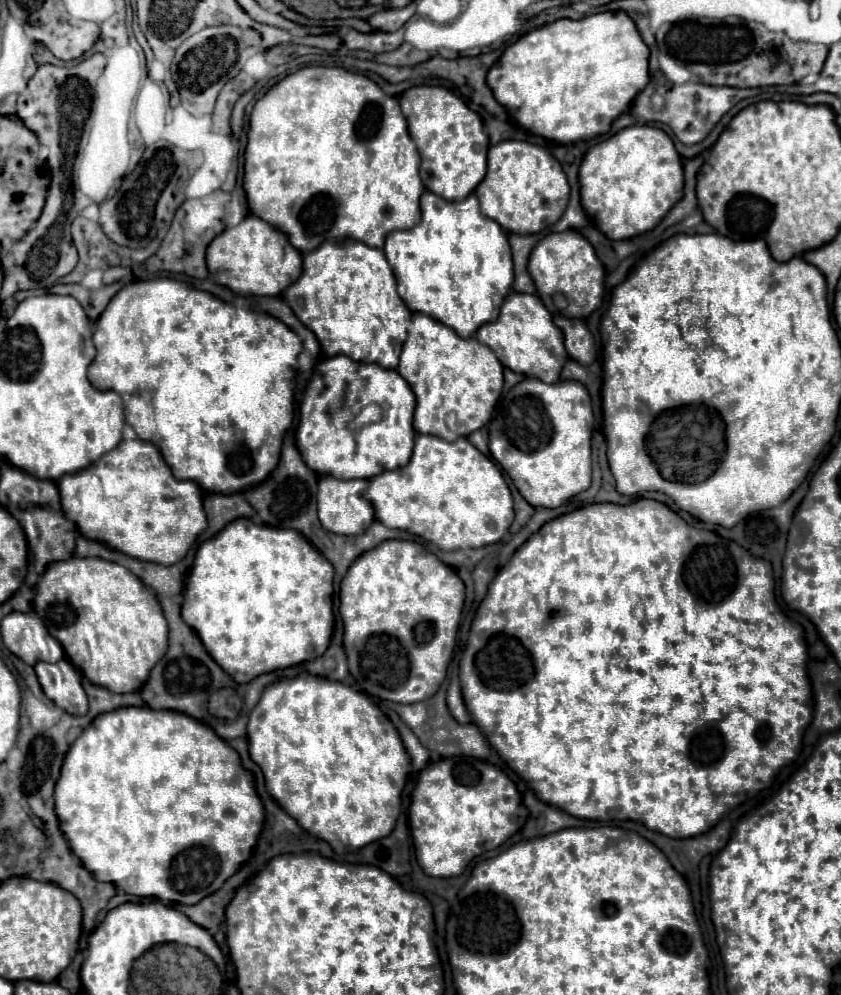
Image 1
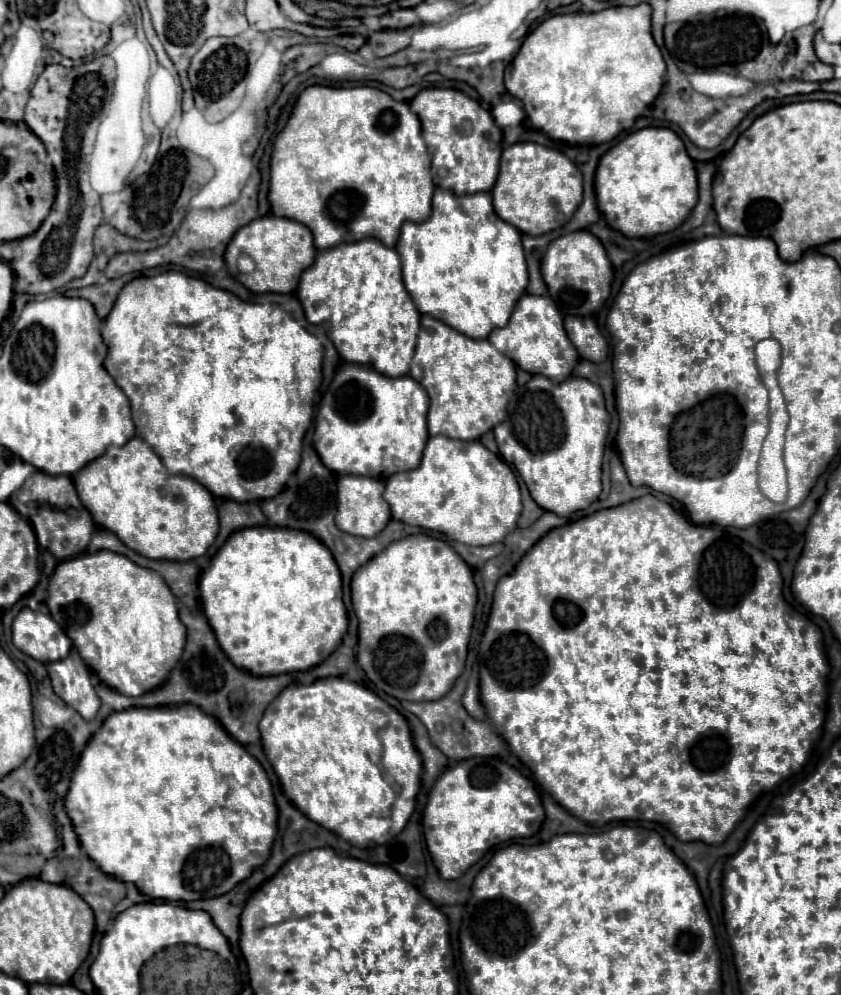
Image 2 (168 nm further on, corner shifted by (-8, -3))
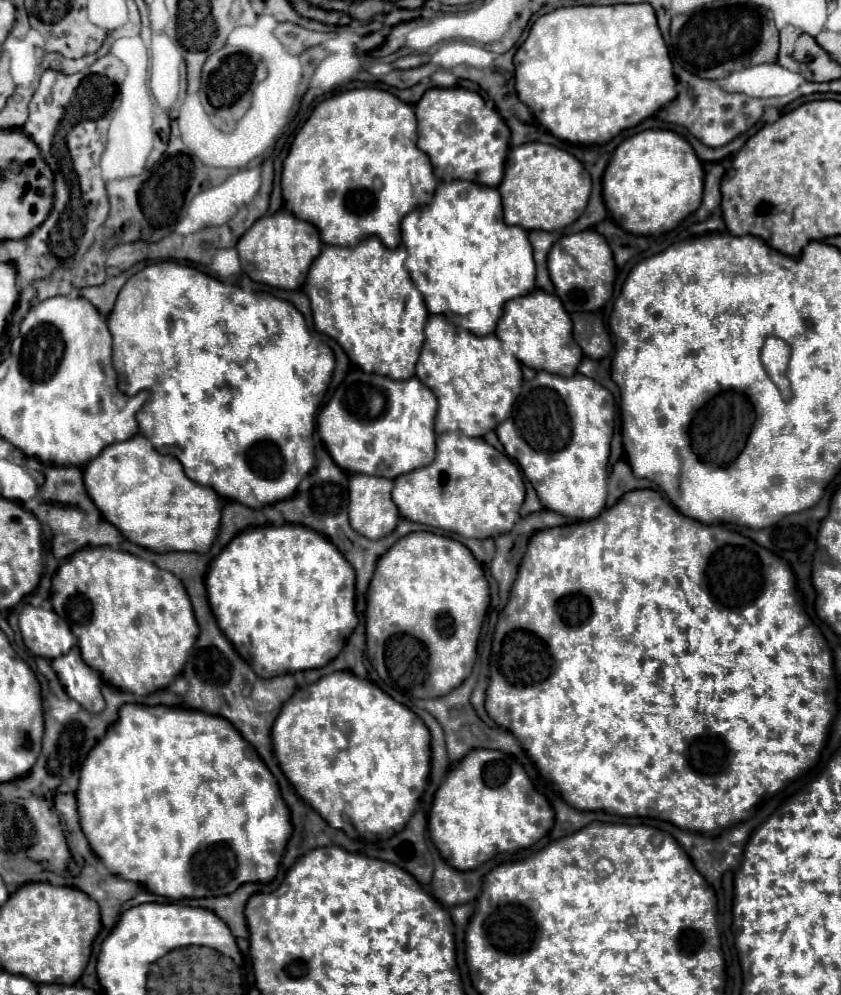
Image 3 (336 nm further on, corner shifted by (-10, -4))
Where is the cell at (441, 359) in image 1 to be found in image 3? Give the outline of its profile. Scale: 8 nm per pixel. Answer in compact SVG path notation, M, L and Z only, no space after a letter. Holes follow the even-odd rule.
M430 316L426 322L426 340L416 364L416 378L422 380L438 398L436 432L464 432L466 436L484 436L508 418L522 386L522 370L516 356L504 350L494 336L474 336L458 328L446 316Z

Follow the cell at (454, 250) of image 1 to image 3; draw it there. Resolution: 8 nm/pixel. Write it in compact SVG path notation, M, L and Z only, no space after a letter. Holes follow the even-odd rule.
M468 180L440 182L428 204L414 208L402 220L402 242L408 250L406 268L422 292L428 312L448 316L456 326L470 330L476 336L486 336L496 330L504 302L526 296L534 290L536 266L532 258L532 246L528 232L520 226L508 226L502 218L500 194L496 188L488 188Z

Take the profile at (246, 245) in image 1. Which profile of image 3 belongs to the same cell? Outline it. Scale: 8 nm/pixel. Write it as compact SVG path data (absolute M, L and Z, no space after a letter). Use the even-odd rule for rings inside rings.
M280 210L256 220L256 224L238 240L236 250L240 254L242 270L252 280L284 290L298 290L306 282L310 264L322 250L322 240L314 224L296 218L290 210Z

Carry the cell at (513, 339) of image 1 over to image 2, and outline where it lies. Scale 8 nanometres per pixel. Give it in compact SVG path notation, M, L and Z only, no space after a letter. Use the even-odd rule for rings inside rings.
M522 295L508 325L502 329L494 329L488 341L506 357L510 357L520 369L532 375L546 375L548 379L554 379L554 383L568 379L578 361L578 351L574 351L574 345L566 337L562 315L548 295Z

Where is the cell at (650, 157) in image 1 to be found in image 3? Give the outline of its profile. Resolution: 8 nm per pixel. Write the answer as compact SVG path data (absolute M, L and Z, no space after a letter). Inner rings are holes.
M644 130L624 140L604 172L604 202L614 222L632 234L664 234L690 216L702 200L704 168L694 148L672 130Z

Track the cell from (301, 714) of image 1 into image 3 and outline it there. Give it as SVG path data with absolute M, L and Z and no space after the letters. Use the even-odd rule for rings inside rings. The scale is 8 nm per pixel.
M332 672L328 676L322 676L314 684L296 690L292 694L292 698L288 702L284 702L284 708L280 710L278 718L274 720L272 740L274 740L274 754L276 754L278 762L280 762L280 768L284 770L284 774L288 776L292 786L296 788L298 796L304 802L308 802L332 828L344 830L350 838L360 838L364 832L372 832L372 834L382 835L382 840L386 840L391 838L392 833L400 832L406 826L406 822L410 820L410 816L414 814L416 804L418 804L418 800L424 794L426 784L428 784L428 774L430 774L430 732L428 732L426 724L410 708L396 702L392 696L388 696L376 684L372 684L372 682L364 680L364 678L358 678L352 672Z

